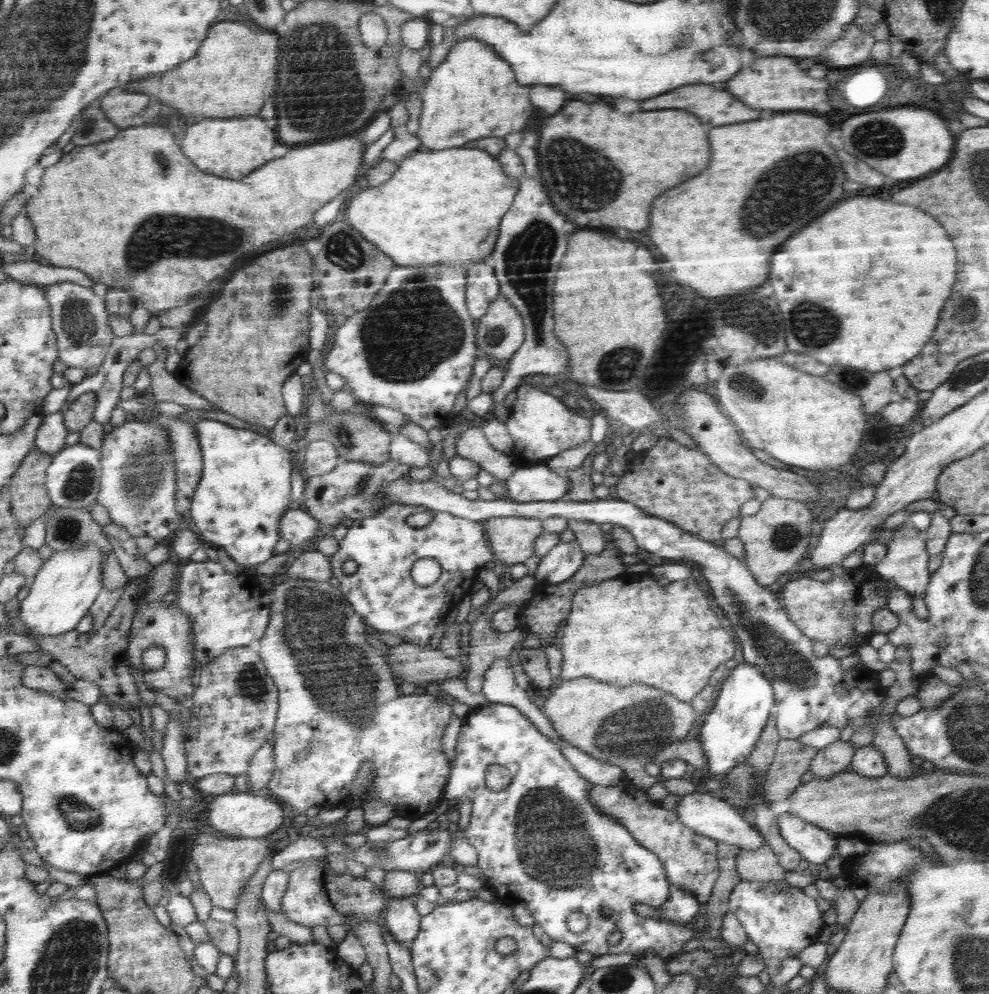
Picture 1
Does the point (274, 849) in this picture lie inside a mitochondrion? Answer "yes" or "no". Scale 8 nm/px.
no

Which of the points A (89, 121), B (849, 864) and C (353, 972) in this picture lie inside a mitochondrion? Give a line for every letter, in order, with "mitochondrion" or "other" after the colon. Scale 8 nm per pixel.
A: mitochondrion
B: other
C: other

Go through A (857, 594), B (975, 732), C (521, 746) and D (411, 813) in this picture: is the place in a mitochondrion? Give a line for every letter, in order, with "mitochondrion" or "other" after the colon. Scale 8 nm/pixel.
A: other
B: mitochondrion
C: other
D: other

